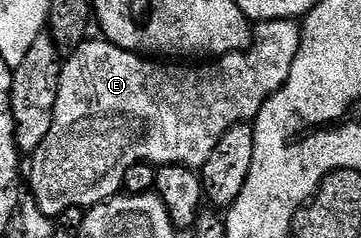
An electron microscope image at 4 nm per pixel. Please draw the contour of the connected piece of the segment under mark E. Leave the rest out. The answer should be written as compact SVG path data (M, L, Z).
M294 19L265 21L254 28L251 44L245 50L198 65L156 61L121 49L102 37L88 38L64 58L53 125L45 141L30 156L30 198L41 213L54 217L65 213L65 209L90 209L96 203L115 198L123 191L129 165L176 163L192 169L203 168L205 161L209 161L209 153L217 149L217 141L233 125L254 121L267 98L283 90L302 36L300 24Z

